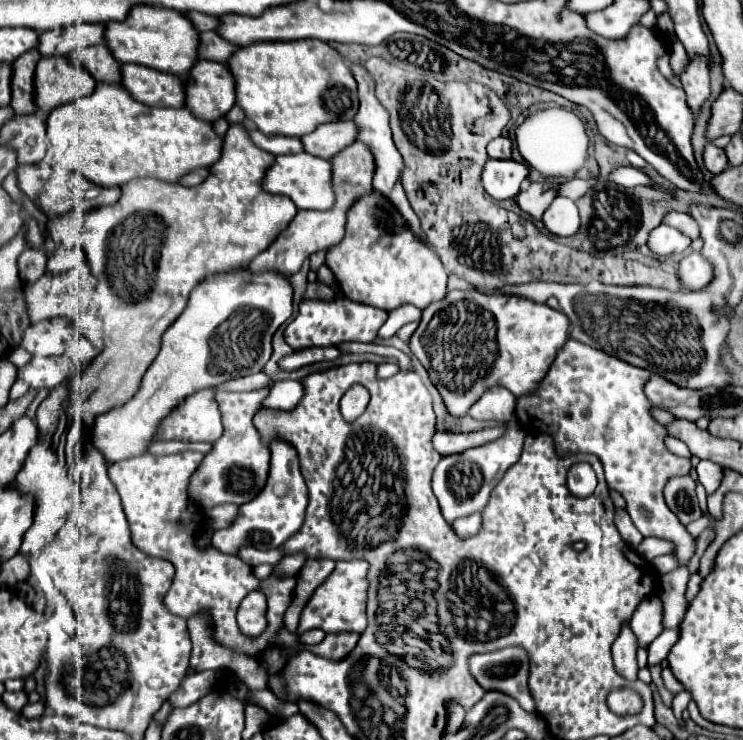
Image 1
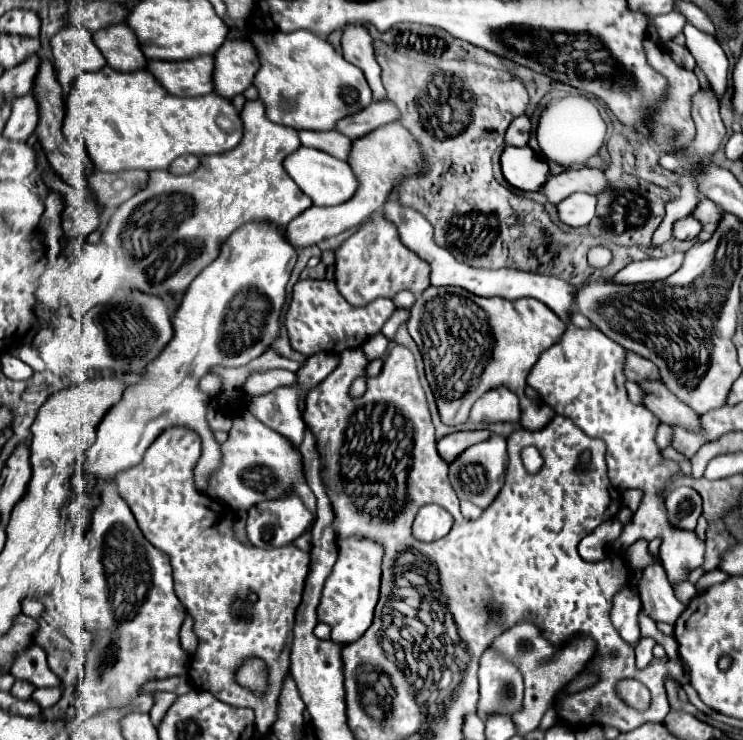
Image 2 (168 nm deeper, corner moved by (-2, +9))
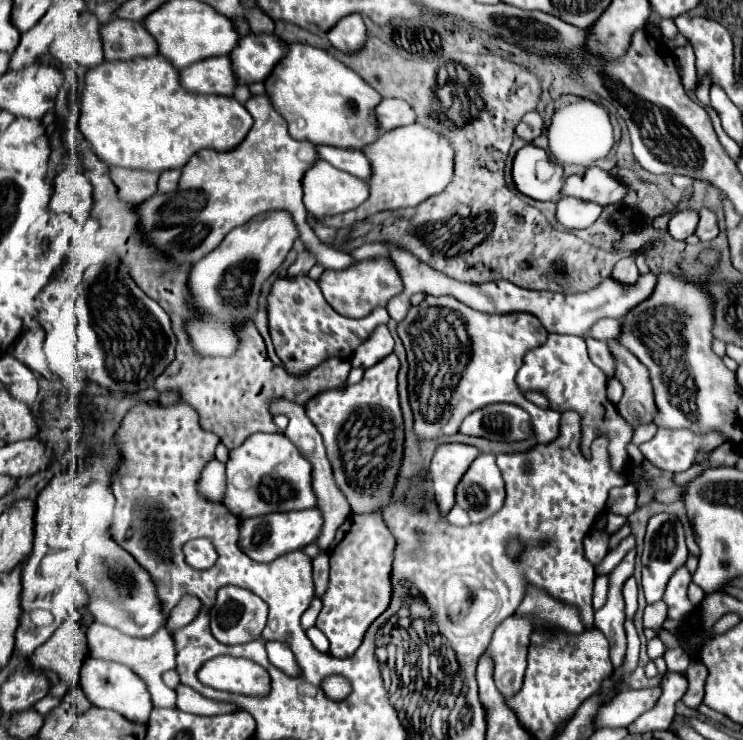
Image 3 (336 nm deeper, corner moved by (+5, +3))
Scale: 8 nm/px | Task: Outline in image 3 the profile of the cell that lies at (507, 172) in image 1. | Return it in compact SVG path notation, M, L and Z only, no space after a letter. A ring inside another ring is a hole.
M532 143L524 145L512 163L512 179L520 193L536 201L556 199L564 185L562 165L550 161L548 153Z

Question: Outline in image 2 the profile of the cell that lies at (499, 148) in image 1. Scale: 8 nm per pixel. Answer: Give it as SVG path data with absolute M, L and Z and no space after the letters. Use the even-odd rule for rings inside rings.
M521 115L519 119L513 119L505 133L505 143L507 145L527 145L529 137L533 133L533 123L527 115Z

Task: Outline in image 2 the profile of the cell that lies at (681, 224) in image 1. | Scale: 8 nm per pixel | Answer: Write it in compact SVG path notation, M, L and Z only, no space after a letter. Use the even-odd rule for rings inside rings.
M703 197L703 199L701 199L701 203L697 205L697 209L693 211L693 215L701 221L703 231L713 233L713 231L715 231L717 221L723 217L723 209L721 209L719 205L715 205L711 199Z

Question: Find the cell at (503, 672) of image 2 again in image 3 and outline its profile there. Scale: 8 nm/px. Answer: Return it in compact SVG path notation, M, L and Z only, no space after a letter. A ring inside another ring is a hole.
M512 615L496 627L486 649L486 655L494 663L494 683L506 699L522 689L530 633L530 619Z

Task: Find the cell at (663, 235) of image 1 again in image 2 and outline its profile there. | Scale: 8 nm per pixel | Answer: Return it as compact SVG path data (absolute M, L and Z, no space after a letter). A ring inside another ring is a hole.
M691 215L675 223L675 239L681 239L681 241L683 239L695 239L699 235L699 231L701 231L701 225Z

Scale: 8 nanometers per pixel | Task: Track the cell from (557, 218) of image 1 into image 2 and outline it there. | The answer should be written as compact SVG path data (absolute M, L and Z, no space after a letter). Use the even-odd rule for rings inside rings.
M573 193L571 197L563 199L557 205L559 219L569 227L587 225L595 217L595 207L597 207L597 197L589 193Z

